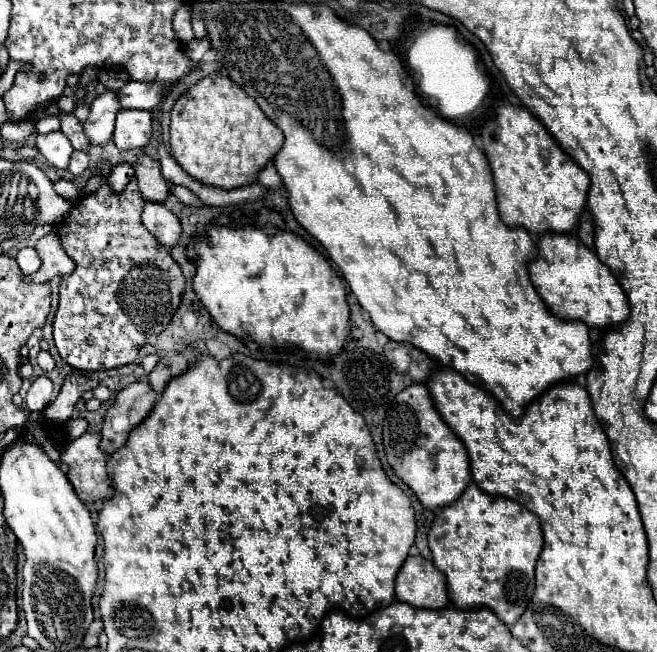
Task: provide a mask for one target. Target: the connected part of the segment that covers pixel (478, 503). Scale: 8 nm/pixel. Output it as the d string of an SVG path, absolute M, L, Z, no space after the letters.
M470 483L466 491L458 497L458 501L444 507L434 519L428 531L428 543L436 569L446 573L448 597L458 609L488 607L508 627L512 627L524 615L534 595L534 565L544 543L540 521L526 507L506 497L488 495L480 491L474 483Z

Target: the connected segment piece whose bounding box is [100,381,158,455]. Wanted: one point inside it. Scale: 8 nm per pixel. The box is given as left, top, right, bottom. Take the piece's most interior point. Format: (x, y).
(131, 404)

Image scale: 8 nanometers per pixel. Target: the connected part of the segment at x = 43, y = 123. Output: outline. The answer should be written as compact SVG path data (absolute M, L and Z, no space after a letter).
M46 115L36 121L36 129L38 129L38 133L52 133L52 131L60 129L60 121L54 115Z

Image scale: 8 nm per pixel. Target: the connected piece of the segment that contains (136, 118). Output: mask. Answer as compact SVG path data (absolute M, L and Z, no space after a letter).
M120 111L116 117L114 145L122 151L142 149L152 135L152 115L150 111Z

